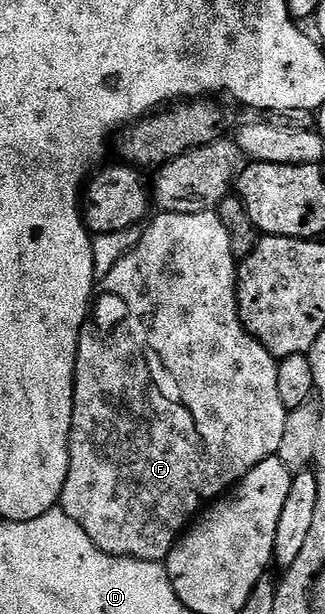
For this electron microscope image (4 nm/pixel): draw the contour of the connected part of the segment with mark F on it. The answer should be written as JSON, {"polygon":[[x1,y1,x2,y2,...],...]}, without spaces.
{"polygon":[[215,211,198,214,160,212,153,215,150,223,143,229,138,246,127,252,118,262,118,266,110,270,110,274,102,277,103,291,121,295,129,304,129,316,124,323,106,333,94,333,93,329,88,328,80,335,75,364,75,410,68,443,70,466,66,474,66,486,60,495,59,507,63,508,66,514,70,514,70,518,74,518,74,522,78,522,78,526,82,526,86,534,90,534,90,538,103,552,112,556,167,561,170,550,185,529,193,523,197,513,235,488,243,476,250,474,250,470,258,466,258,462,277,455,279,447,282,446,290,412,282,402,282,394,278,394,278,361,244,329,244,323,240,321,236,301,238,259,232,252,231,240,227,226]]}

